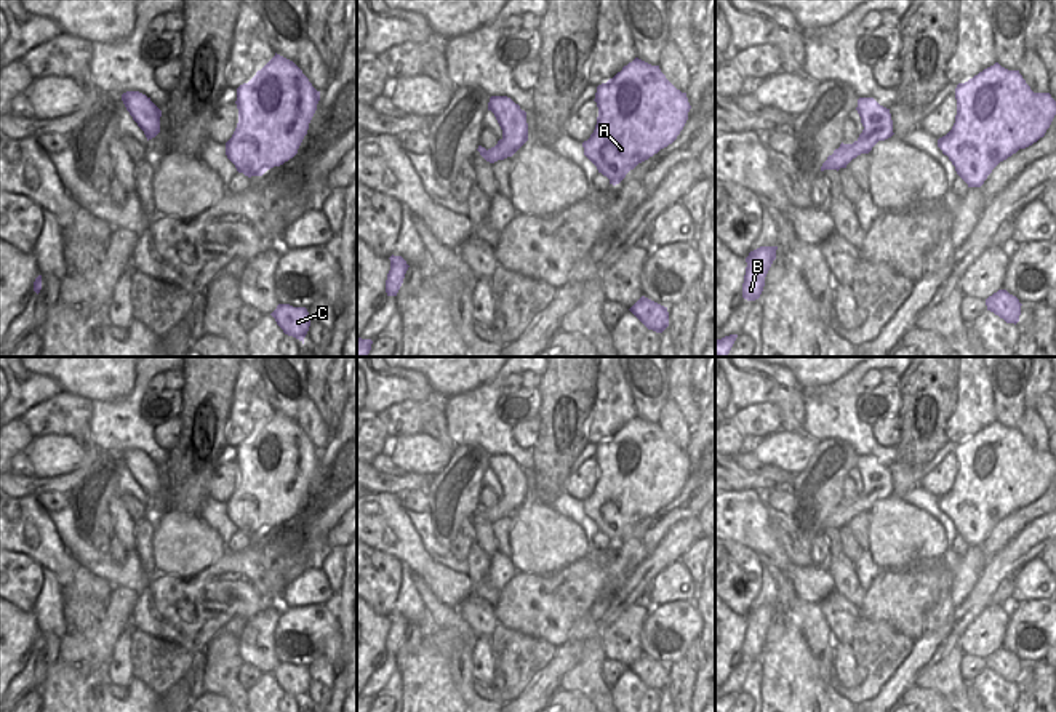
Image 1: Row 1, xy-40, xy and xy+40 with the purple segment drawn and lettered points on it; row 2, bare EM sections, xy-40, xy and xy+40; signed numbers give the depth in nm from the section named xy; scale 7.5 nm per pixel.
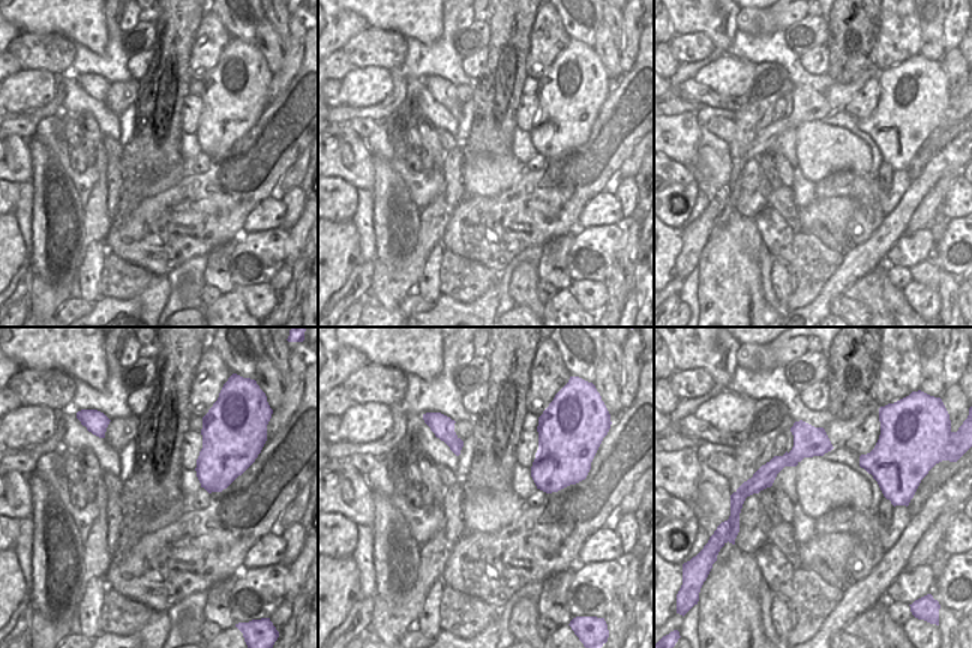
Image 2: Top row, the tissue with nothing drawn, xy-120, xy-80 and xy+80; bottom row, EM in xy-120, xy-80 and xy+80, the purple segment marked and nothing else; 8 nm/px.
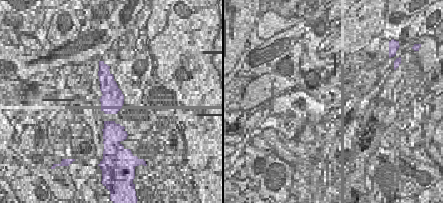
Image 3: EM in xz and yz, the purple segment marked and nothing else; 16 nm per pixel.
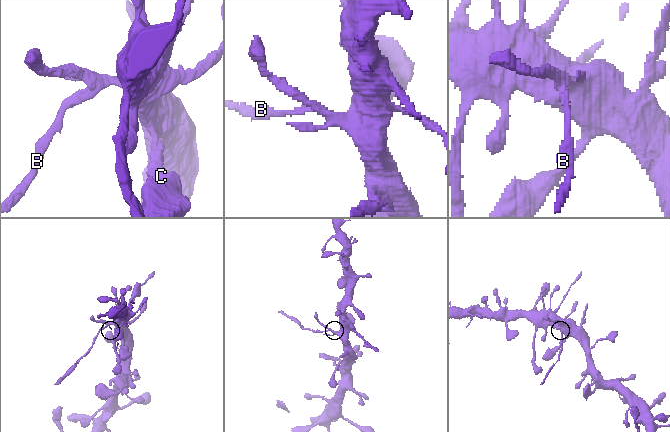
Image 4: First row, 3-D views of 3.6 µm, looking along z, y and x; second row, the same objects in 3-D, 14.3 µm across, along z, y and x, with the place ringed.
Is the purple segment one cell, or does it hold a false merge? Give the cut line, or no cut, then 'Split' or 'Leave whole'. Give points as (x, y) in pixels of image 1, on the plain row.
Split along xy (503, 496), (519, 506). Split

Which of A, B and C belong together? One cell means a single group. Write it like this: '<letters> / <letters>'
A C / B

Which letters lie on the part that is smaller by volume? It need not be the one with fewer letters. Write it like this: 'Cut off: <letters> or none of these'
Cut off: B

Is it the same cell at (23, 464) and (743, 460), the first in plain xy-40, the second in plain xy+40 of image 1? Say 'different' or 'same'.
same

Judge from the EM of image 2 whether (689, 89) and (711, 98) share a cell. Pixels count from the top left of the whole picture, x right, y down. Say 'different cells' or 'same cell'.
same cell

